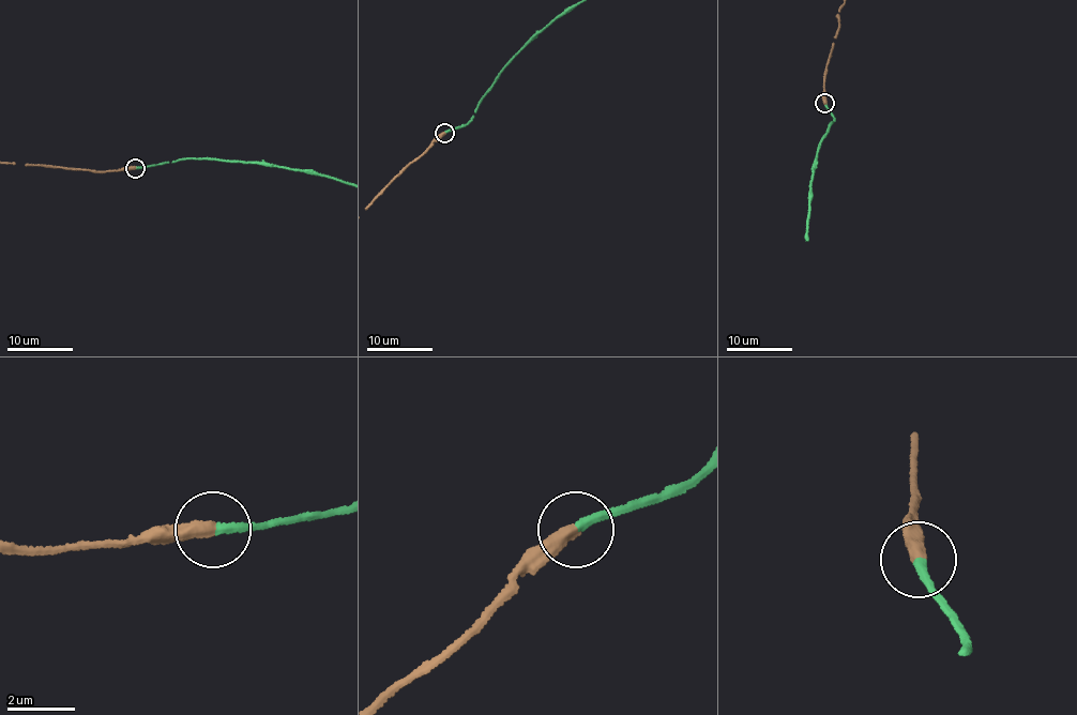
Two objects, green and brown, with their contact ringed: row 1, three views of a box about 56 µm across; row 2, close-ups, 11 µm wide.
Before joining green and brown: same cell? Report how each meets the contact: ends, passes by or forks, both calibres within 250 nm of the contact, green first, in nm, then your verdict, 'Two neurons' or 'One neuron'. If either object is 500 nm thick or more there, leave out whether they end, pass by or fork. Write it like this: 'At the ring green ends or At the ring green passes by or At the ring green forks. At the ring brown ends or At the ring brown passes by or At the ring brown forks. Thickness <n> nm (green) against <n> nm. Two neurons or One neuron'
At the ring green ends. At the ring brown ends. Thickness 260 nm (green) against 440 nm. One neuron

